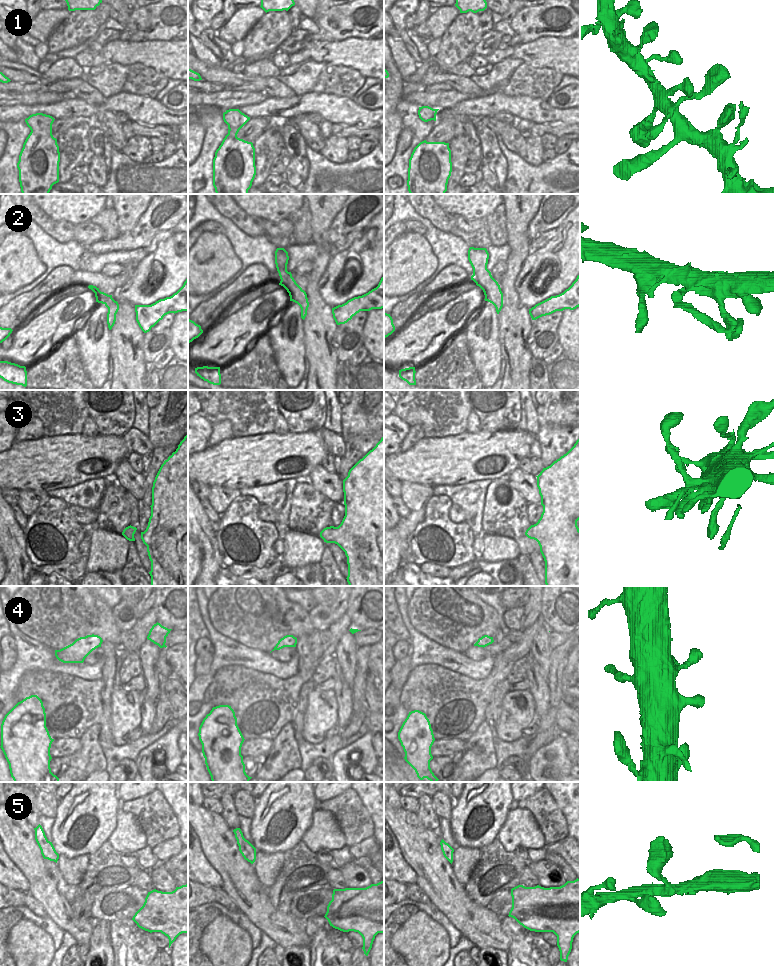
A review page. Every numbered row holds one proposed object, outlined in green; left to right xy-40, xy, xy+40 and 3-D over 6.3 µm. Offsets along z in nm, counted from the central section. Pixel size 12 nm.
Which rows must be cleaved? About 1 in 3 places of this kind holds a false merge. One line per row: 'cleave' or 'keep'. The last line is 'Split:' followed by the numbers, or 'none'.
1: keep
2: cleave
3: keep
4: keep
5: keep
Split: 2

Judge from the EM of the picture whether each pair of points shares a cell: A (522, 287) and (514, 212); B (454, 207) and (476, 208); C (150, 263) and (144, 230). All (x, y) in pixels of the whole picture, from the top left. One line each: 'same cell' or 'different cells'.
A: different cells
B: same cell
C: different cells

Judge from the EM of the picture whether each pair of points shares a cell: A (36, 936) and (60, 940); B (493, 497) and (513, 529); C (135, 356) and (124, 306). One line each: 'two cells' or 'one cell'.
A: two cells
B: one cell
C: one cell

